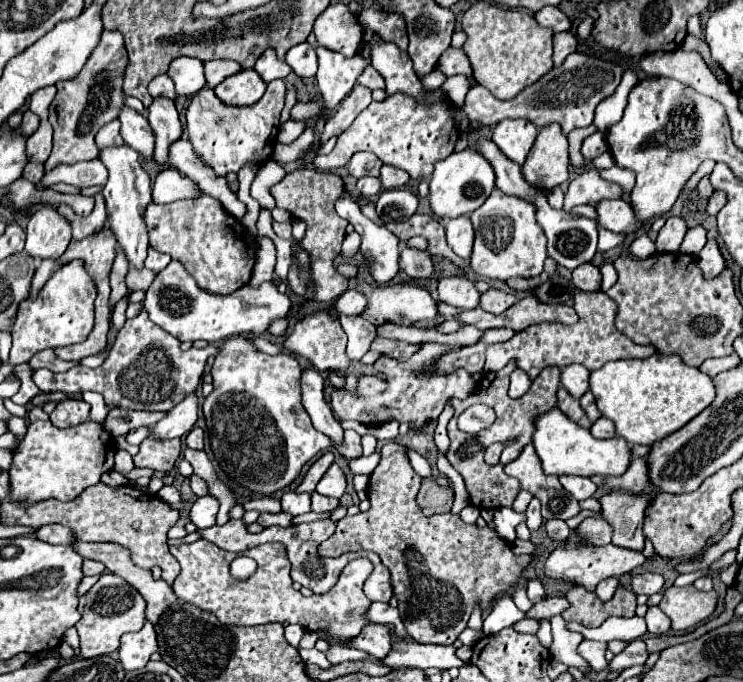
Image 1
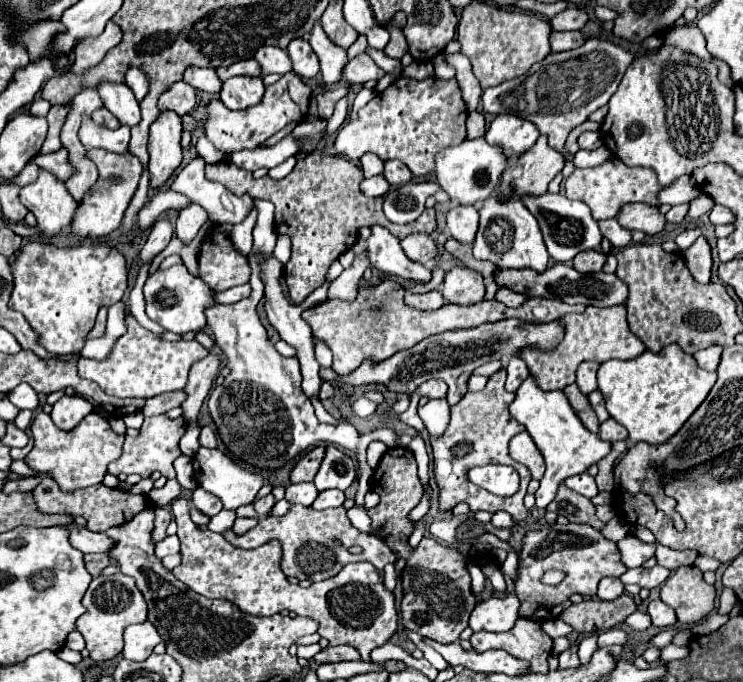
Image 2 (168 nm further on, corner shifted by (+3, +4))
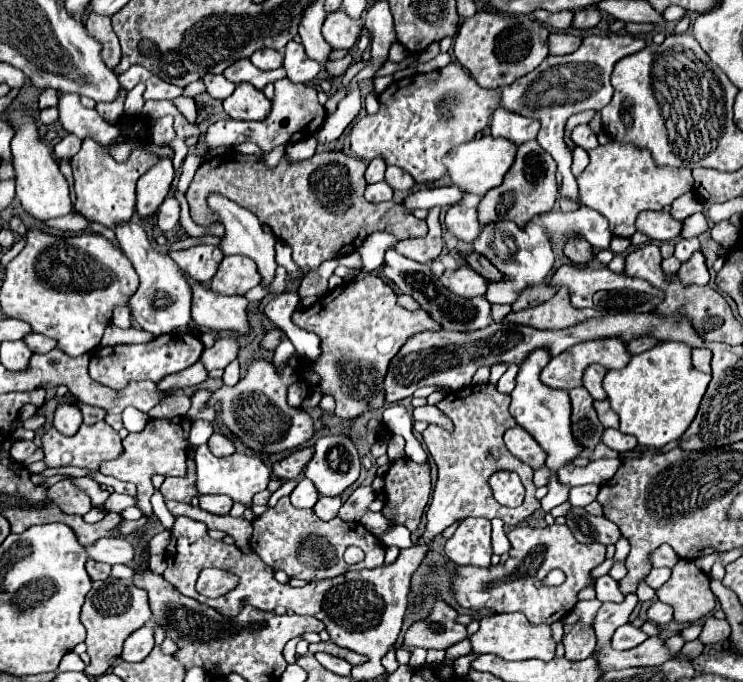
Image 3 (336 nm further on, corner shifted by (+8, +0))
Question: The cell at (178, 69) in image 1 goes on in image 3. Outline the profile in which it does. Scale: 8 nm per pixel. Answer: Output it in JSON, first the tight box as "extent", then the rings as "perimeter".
{"extent":[203,74,235,100],"perimeter":[[[205,74],[203,84],[207,88],[207,94],[211,98],[219,98],[219,100],[223,100],[225,96],[231,96],[235,90],[235,84],[225,80],[223,74]]]}

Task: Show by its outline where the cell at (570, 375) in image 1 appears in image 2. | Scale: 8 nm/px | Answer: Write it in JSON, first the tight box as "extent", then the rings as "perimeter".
{"extent":[576,362,598,394],"perimeter":[[[582,362],[578,366],[578,372],[576,372],[576,384],[580,386],[580,390],[584,394],[590,394],[594,390],[598,390],[598,384],[596,384],[596,372],[598,372],[598,362]]]}

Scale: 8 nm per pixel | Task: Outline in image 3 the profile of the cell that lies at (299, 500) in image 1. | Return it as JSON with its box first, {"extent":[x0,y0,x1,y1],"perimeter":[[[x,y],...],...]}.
{"extent":[289,478,319,508],"perimeter":[[[303,478],[303,480],[295,486],[295,490],[291,492],[289,498],[291,498],[291,504],[297,506],[297,508],[313,508],[315,502],[319,500],[319,494],[317,494],[313,482],[307,480],[307,478]]]}

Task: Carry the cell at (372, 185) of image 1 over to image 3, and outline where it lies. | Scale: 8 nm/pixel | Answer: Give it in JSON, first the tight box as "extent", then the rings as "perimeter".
{"extent":[365,182,393,202],"perimeter":[[[387,182],[369,184],[369,186],[365,188],[365,198],[367,198],[369,202],[387,202],[387,200],[391,200],[391,196],[393,196],[393,190],[389,188]]]}

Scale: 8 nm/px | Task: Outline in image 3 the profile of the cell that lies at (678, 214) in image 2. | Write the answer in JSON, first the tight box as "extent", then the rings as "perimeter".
{"extent":[671,192,703,222],"perimeter":[[[687,192],[687,194],[683,194],[683,196],[679,196],[673,204],[671,204],[671,216],[673,218],[677,218],[679,222],[683,222],[685,218],[689,218],[691,214],[695,214],[695,212],[701,212],[703,210],[703,202],[701,202],[701,198],[697,196],[697,194],[693,194],[693,192]]]}

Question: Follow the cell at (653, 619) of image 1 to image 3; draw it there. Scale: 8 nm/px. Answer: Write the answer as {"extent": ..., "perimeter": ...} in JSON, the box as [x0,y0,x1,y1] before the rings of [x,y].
{"extent":[647,600,673,626],"perimeter":[[[655,600],[647,610],[647,618],[649,618],[649,622],[653,622],[657,626],[665,626],[673,620],[673,608],[659,602],[659,600]]]}

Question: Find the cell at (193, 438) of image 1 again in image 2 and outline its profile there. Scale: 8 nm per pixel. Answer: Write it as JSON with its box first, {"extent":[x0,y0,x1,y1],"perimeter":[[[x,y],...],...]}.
{"extent":[200,426,218,448],"perimeter":[[[204,426],[204,428],[202,428],[200,444],[202,444],[204,448],[218,448],[218,436],[214,434],[214,430],[212,430],[210,426]]]}

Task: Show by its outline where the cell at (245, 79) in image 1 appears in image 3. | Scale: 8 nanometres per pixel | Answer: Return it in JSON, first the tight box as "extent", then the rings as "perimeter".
{"extent":[223,84,271,120],"perimeter":[[[237,84],[235,92],[223,100],[225,112],[235,120],[261,120],[269,114],[271,104],[261,90],[249,84]]]}

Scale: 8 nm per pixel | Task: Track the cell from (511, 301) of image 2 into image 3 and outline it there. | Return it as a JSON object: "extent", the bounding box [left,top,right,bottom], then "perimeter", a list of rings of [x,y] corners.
{"extent":[511,284,557,310],"perimeter":[[[539,284],[539,286],[531,286],[529,290],[523,290],[517,300],[511,304],[513,310],[525,310],[525,308],[533,308],[549,298],[553,298],[557,292],[557,288],[551,288],[547,284]]]}

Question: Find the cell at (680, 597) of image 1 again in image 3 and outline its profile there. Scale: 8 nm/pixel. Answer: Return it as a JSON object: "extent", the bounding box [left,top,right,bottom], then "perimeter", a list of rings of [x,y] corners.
{"extent":[657,560,715,624],"perimeter":[[[679,560],[671,578],[657,590],[657,598],[675,610],[675,620],[693,624],[715,608],[709,576],[693,560]]]}

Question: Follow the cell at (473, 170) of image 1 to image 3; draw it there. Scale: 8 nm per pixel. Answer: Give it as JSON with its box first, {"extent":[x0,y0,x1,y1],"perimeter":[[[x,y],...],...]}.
{"extent":[445,136,517,196],"perimeter":[[[483,136],[479,140],[471,140],[467,144],[461,144],[445,156],[445,168],[451,178],[451,184],[461,188],[465,194],[477,194],[483,196],[491,188],[497,188],[503,182],[505,172],[511,168],[515,160],[517,146],[505,138],[493,138],[493,136]]]}

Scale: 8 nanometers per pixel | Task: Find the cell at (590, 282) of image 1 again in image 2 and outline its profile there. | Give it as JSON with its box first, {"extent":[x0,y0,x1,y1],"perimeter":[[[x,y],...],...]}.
{"extent":[574,250,606,274],"perimeter":[[[584,250],[574,256],[574,268],[578,268],[578,272],[584,272],[584,274],[600,272],[604,262],[606,262],[606,254],[598,252],[598,250]]]}

